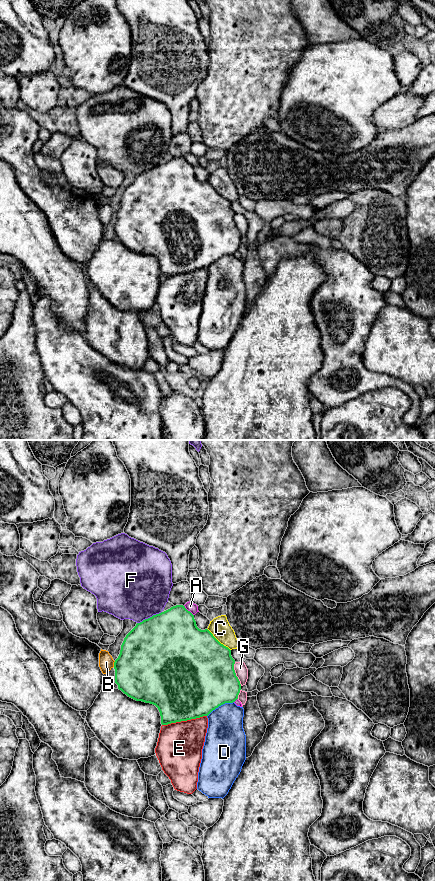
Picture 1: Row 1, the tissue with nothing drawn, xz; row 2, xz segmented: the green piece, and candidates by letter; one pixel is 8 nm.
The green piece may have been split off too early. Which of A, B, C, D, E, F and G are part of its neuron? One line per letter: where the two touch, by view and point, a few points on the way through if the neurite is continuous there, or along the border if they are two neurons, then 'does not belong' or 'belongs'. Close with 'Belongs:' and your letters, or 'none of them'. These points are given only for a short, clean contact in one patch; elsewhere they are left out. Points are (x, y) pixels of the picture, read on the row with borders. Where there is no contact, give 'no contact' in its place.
A: contact xz (187, 610); does not belong
B: contact xz (114, 664); does not belong
C: contact xz (217, 640); does not belong
D: contact xz (220, 705); does not belong
E: contact xz (184, 720); does not belong
F: contact xz (150, 617); does not belong
G: contact xz (235, 674); does not belong
Belongs: none of them

